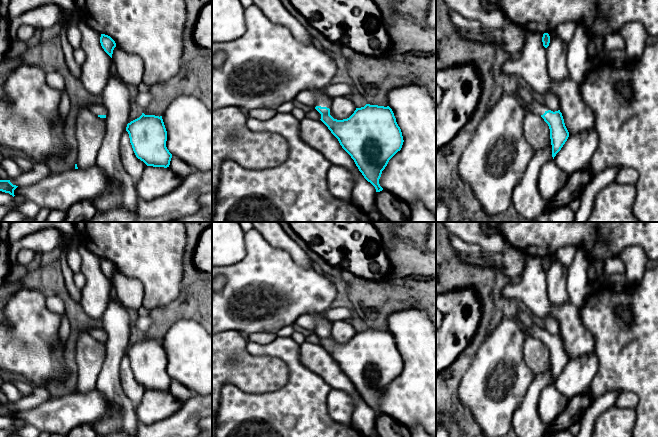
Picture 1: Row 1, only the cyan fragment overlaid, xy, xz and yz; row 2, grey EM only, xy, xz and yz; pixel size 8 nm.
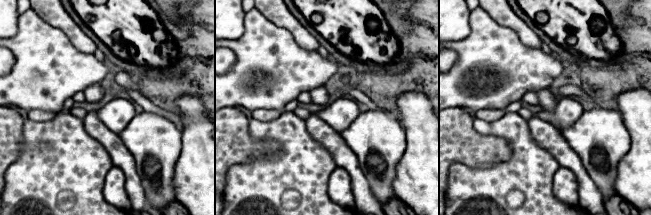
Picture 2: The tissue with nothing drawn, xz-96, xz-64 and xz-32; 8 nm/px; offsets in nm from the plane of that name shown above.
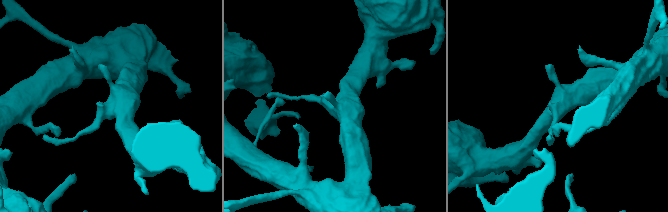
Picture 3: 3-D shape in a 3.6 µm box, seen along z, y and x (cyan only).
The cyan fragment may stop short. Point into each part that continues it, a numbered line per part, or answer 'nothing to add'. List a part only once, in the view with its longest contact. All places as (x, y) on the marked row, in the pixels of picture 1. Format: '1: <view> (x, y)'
1: xz (322, 100)

